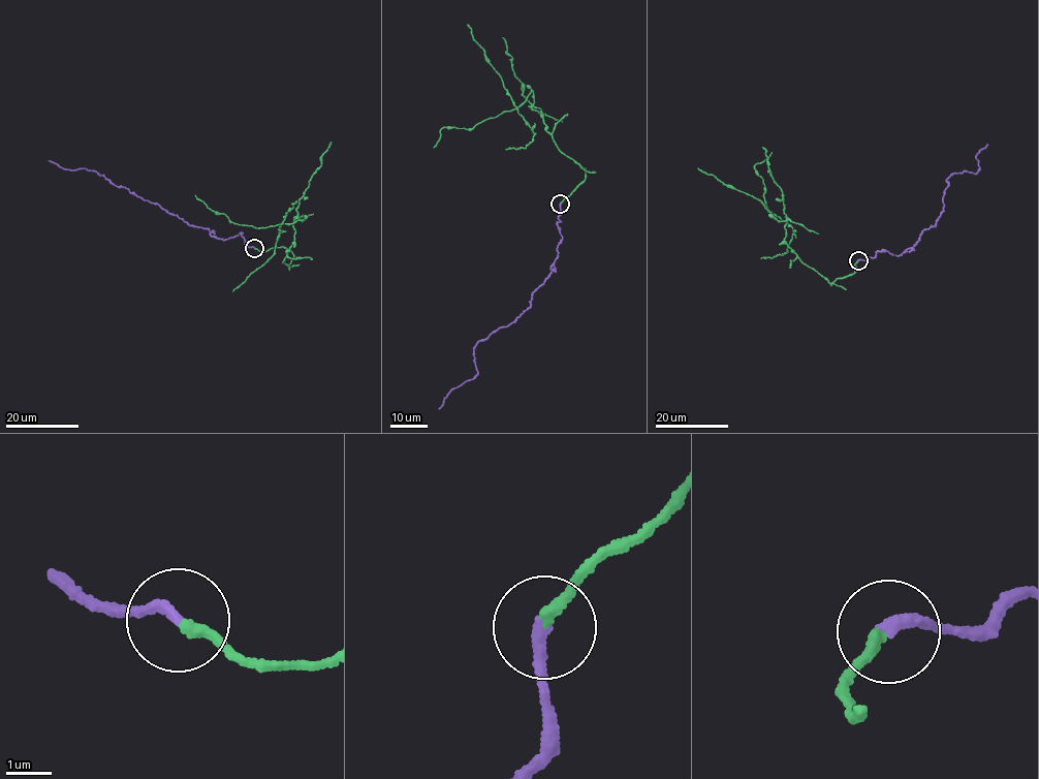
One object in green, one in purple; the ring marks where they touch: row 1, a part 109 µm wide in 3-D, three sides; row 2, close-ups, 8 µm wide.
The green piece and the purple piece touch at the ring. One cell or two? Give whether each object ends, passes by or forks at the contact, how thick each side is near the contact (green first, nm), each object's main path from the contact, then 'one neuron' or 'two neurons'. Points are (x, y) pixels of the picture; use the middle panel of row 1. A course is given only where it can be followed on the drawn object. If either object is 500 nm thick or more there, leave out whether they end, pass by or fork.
green ends there; purple ends there; 220 nm thick on the green side, 260 nm on the other; green runs (561, 204), (585, 168), (559, 150), (531, 108), (532, 91), (467, 129), (444, 127), (433, 147); purple runs (561, 204), (562, 237), (552, 274), (521, 316), (475, 346), (477, 375), (453, 388), (438, 408); two neurons

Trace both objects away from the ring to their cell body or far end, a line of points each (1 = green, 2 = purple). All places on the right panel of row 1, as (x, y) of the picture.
1: (858, 260), (854, 274), (830, 283), (785, 241), (787, 220), (766, 208), (754, 168), (772, 152)
2: (858, 260), (877, 252), (902, 254), (914, 246), (940, 217), (949, 176), (978, 173), (975, 158), (986, 144)

